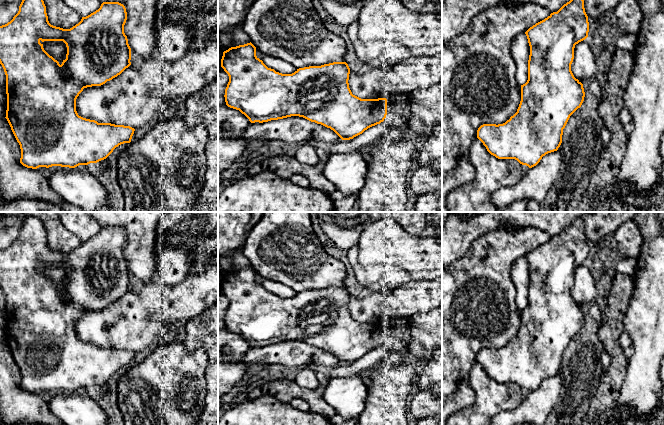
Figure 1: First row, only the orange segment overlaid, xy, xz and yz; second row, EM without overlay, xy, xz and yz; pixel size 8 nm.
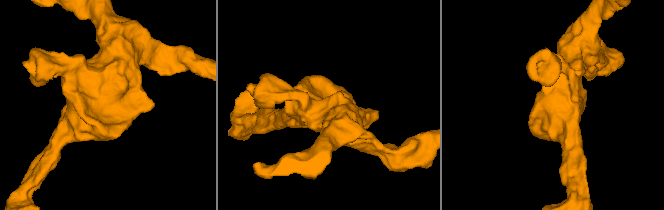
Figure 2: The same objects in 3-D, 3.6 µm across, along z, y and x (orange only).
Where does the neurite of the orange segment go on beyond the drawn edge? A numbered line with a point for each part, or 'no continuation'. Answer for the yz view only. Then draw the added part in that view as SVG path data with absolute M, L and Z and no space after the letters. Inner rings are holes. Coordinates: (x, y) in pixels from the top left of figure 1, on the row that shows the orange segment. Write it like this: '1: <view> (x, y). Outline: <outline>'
no continuation

